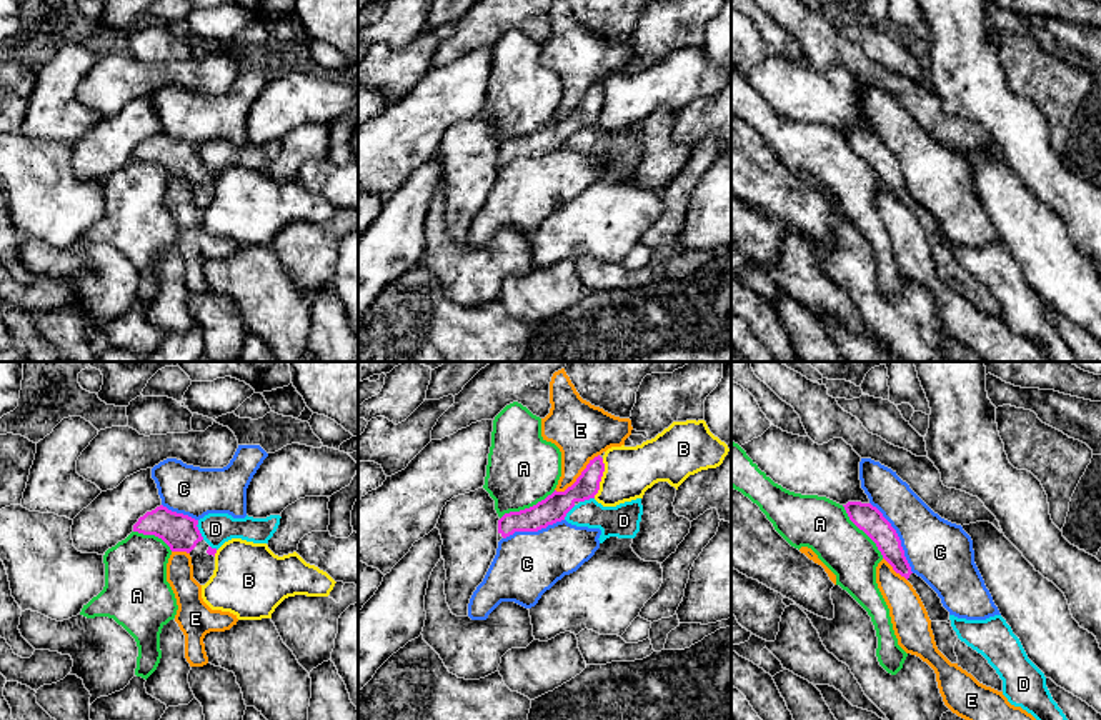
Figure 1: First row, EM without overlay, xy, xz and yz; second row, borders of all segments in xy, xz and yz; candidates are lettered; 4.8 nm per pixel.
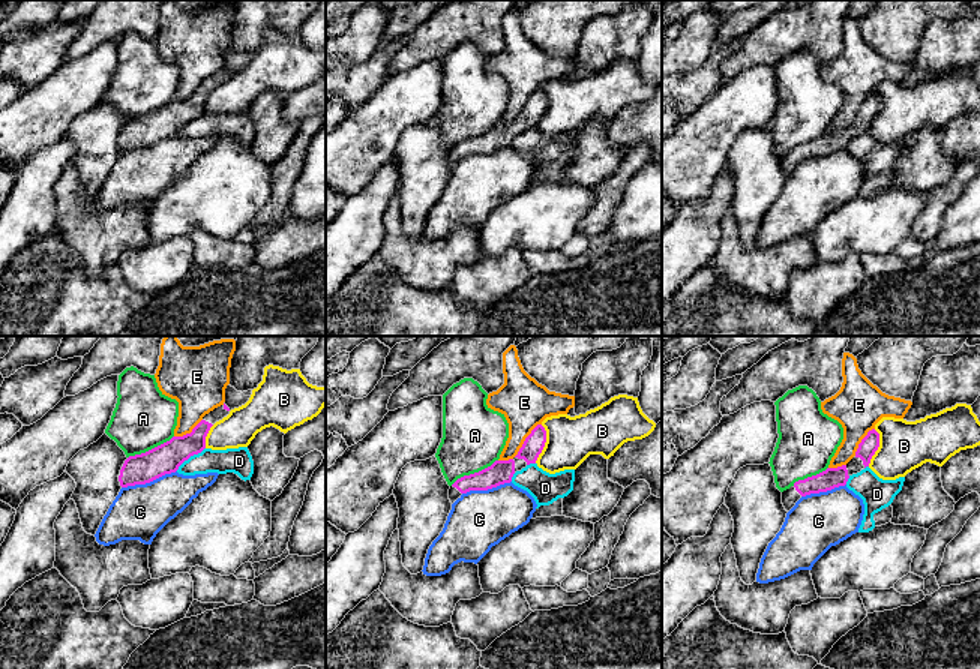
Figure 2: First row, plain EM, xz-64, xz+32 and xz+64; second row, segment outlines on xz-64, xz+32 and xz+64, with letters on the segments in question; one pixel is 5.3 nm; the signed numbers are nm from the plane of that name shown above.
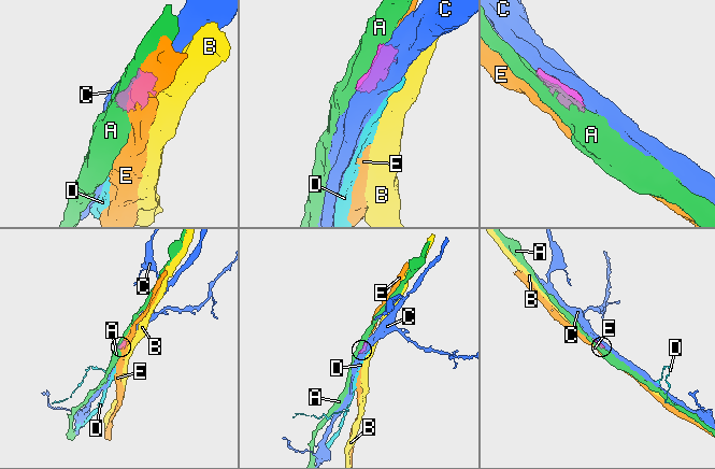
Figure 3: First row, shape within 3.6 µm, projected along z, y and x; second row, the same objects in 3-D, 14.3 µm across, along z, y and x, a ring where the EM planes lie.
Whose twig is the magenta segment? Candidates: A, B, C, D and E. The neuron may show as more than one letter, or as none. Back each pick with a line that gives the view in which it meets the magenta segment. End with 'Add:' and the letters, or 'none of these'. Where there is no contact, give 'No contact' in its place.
Add: none of these

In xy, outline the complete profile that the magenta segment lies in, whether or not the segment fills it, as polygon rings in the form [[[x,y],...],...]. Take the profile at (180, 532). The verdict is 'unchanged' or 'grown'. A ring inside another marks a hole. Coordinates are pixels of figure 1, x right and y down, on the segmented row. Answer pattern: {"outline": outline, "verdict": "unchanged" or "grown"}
{"outline": [[[160,505],[140,517],[133,532],[162,538],[172,552],[187,552],[192,557],[193,578],[205,585],[215,570],[217,548],[203,540],[197,525],[198,520]]], "verdict": "grown"}

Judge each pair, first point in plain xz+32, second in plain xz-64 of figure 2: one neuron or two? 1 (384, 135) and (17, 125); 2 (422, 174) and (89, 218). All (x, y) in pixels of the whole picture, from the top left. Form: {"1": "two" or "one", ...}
{"1": "one", "2": "two"}

